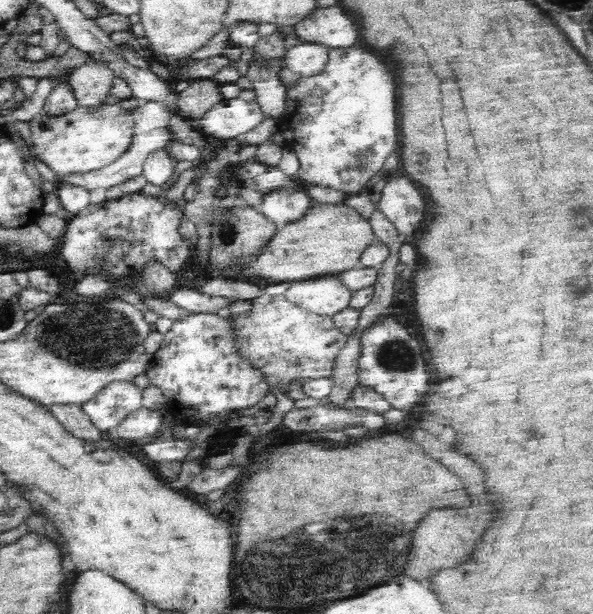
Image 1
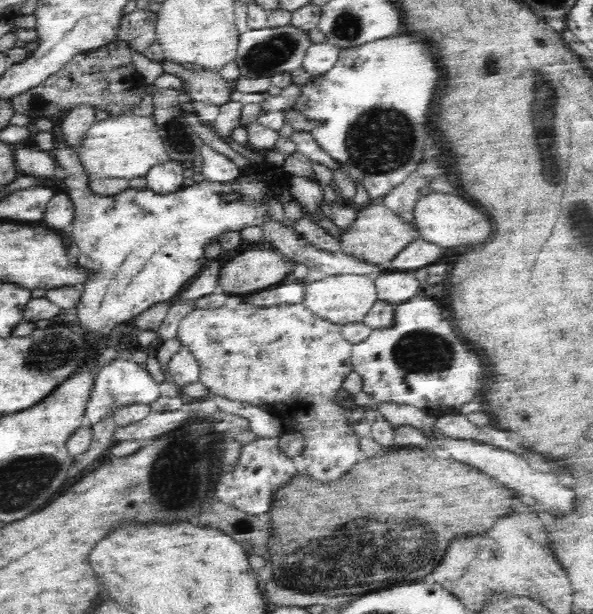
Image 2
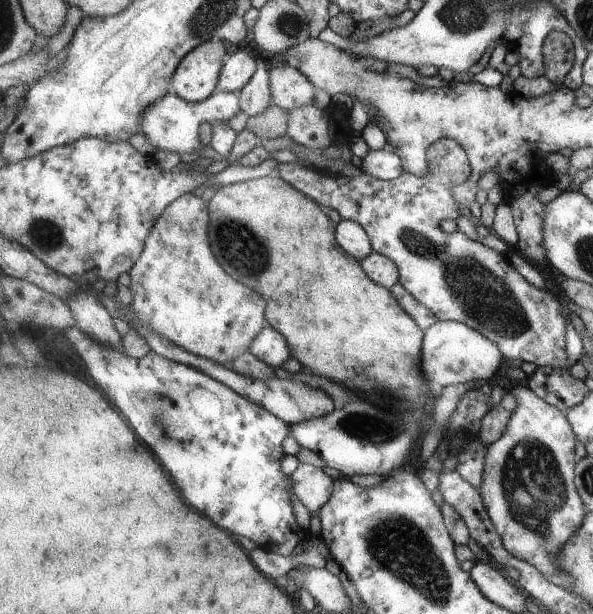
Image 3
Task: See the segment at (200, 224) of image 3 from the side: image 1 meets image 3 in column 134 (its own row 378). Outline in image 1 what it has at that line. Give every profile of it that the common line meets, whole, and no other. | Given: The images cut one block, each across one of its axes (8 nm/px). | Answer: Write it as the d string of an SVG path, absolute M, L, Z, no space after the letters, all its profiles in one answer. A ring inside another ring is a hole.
M265 292L251 301L246 316L232 317L238 347L244 359L260 367L268 385L288 387L292 380L301 384L306 379L329 378L334 359L344 346L346 335L336 328L334 319L294 306L283 294L270 296Z

